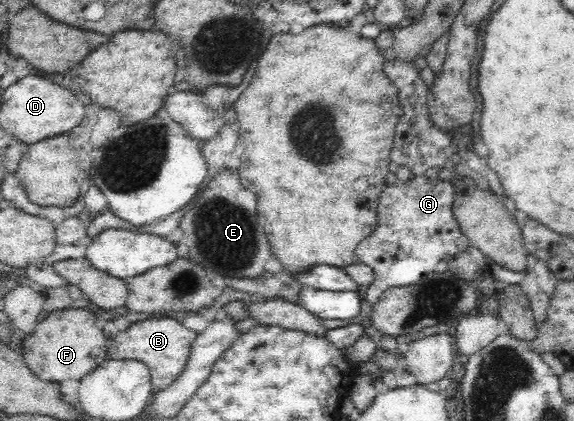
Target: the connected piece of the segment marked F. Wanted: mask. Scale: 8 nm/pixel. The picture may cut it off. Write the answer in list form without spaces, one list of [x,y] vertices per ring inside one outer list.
[[[65,309],[48,314],[37,330],[22,340],[21,353],[28,367],[41,379],[60,384],[64,380],[81,380],[108,358],[107,339],[95,326],[96,318],[85,309]]]

